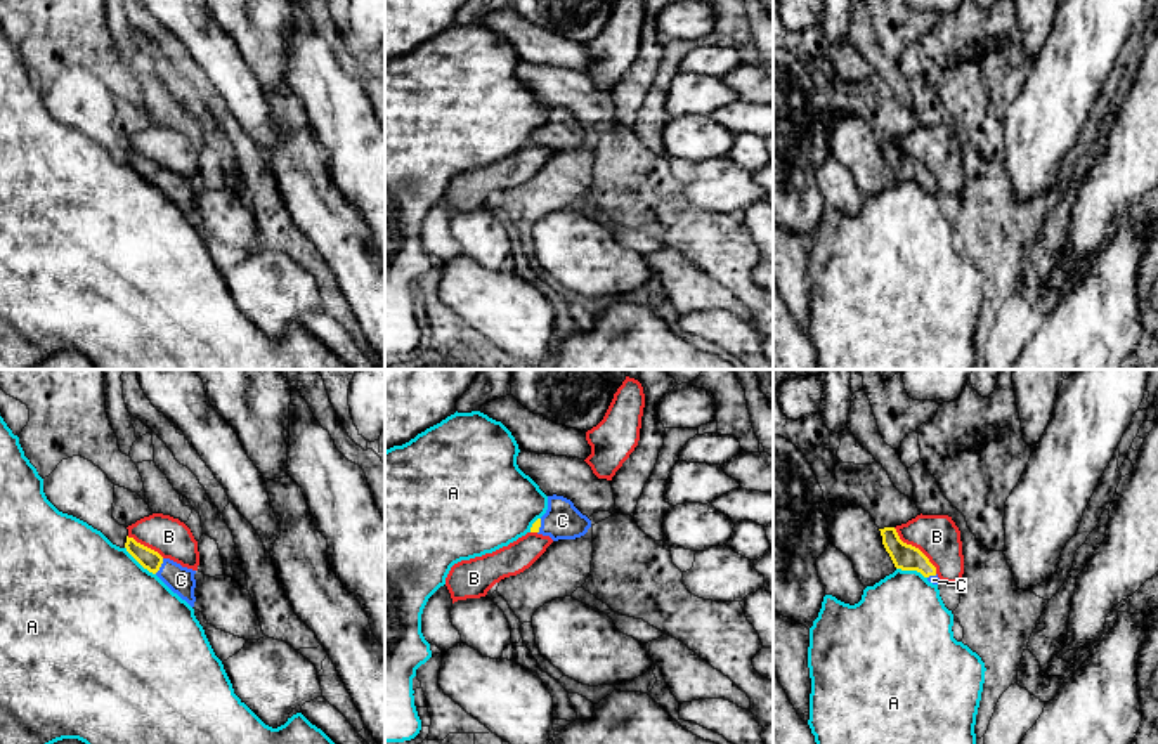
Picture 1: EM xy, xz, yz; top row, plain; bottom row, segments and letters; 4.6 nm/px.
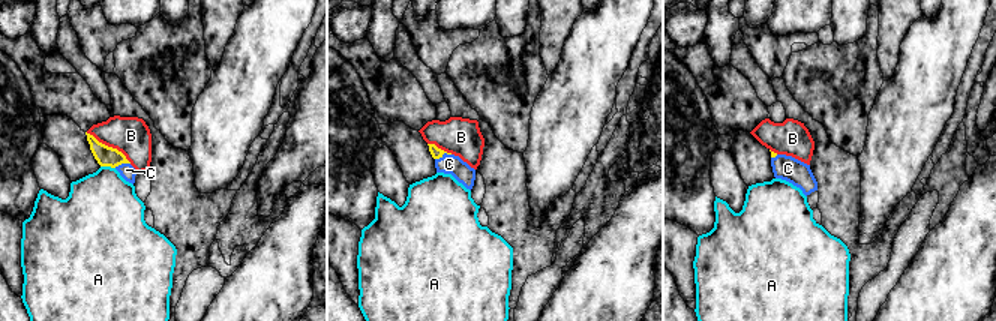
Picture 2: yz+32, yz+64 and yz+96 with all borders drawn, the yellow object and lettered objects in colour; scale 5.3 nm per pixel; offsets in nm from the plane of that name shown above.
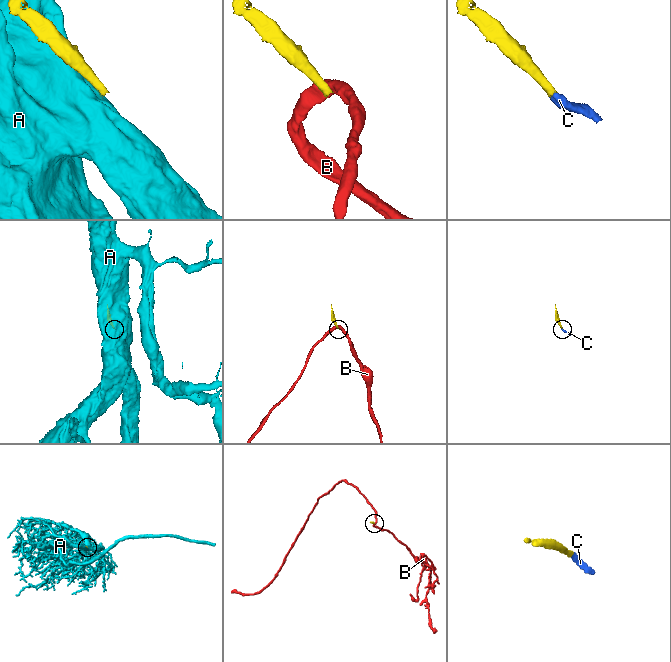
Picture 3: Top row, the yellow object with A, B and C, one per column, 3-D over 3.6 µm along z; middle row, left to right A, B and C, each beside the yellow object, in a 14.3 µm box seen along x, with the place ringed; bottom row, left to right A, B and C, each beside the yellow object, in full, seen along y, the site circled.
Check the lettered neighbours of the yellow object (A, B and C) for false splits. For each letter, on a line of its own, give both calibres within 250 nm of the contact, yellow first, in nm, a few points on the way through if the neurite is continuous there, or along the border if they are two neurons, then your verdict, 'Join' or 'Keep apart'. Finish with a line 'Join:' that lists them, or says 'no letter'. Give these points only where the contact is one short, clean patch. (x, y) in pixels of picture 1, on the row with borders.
A: Thickness 90 nm (yellow) against 500 nm. Keep apart
B: Thickness 120 nm (yellow) against 200 nm. Boundary: yz (893, 528), (904, 541), (914, 545), (928, 559), (936, 573). Keep apart
C: Thickness 90 nm (yellow) against 130 nm. Path across: xy (149, 559), (160, 566), (181, 580). Join
Join: C

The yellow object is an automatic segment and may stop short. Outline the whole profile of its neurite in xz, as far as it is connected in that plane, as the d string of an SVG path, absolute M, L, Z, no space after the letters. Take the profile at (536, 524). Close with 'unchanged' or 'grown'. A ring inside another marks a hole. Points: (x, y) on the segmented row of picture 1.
M553 494L548 496L546 513L532 524L530 532L558 541L581 538L589 527L591 520L570 499Z; grown

